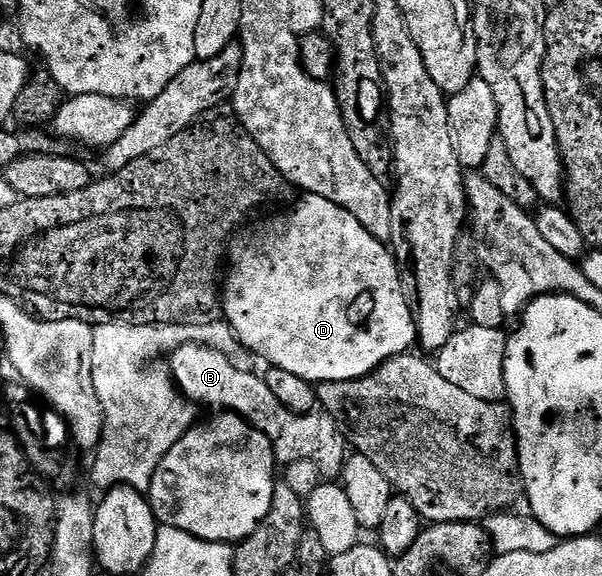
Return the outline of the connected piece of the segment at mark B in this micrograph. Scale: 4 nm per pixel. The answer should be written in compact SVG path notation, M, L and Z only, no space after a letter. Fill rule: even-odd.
M186 343L177 347L169 356L168 370L178 390L191 403L207 403L210 407L218 407L214 409L236 414L264 433L279 464L287 465L303 459L314 462L323 476L341 476L342 466L348 458L348 440L338 422L325 411L315 409L308 415L294 415L280 405L280 400L272 394L272 389L268 389L261 374L240 370L223 351L206 347L203 343Z

